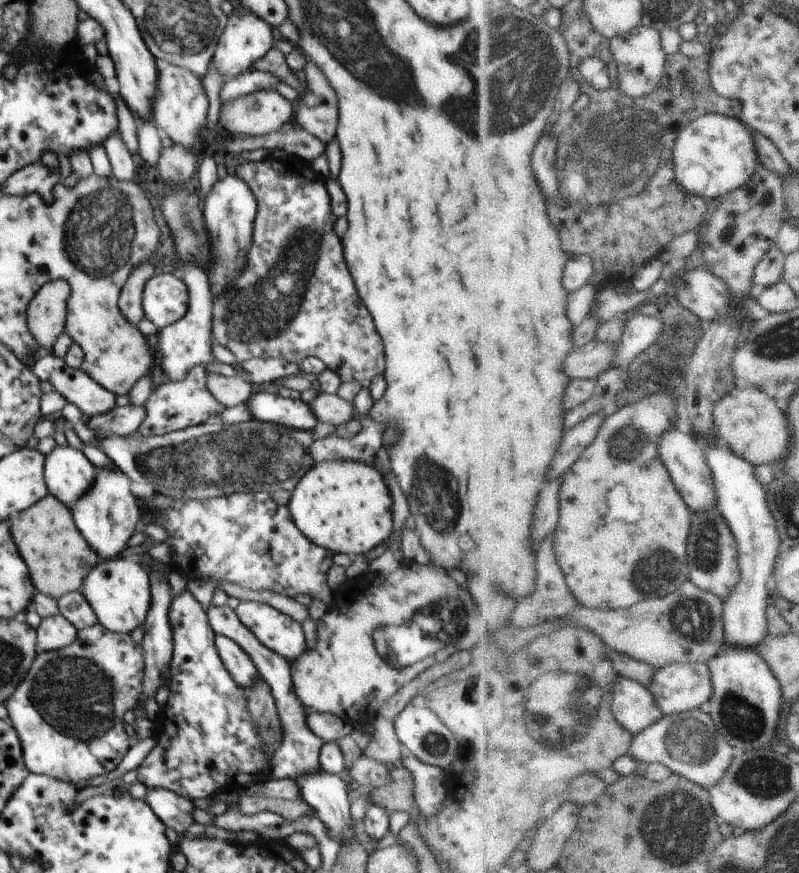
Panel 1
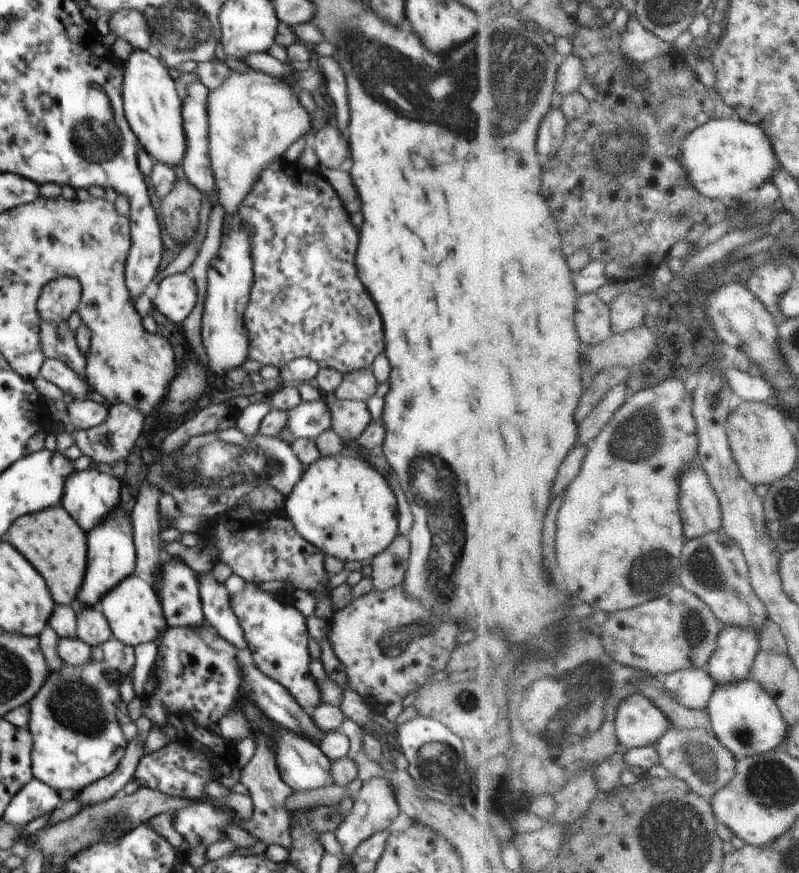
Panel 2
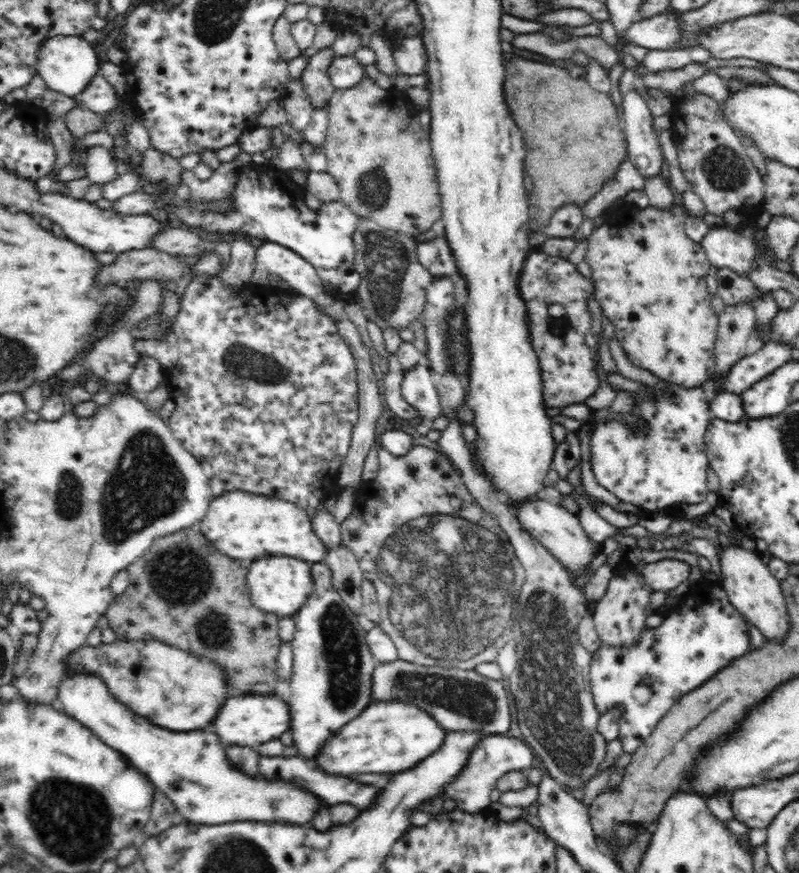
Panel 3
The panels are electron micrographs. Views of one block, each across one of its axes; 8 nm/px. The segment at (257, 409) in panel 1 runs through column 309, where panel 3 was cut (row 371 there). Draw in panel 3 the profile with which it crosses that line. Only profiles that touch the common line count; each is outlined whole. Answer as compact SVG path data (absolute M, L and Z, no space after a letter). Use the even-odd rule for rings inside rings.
M422 363L405 372L401 382L404 401L418 409L418 416L428 425L442 415L436 380L428 365Z

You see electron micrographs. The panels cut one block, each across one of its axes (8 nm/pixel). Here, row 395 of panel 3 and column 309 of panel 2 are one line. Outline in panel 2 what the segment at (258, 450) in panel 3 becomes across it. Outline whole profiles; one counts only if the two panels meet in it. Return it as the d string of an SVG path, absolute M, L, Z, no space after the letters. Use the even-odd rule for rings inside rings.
M278 158L255 178L253 188L245 195L237 212L251 232L254 258L252 292L243 315L243 326L249 339L248 359L279 370L301 357L312 358L319 368L330 368L343 375L371 369L374 360L384 353L382 320L372 298L356 276L354 254L358 230L350 224L350 214L321 171L306 170L298 163Z

